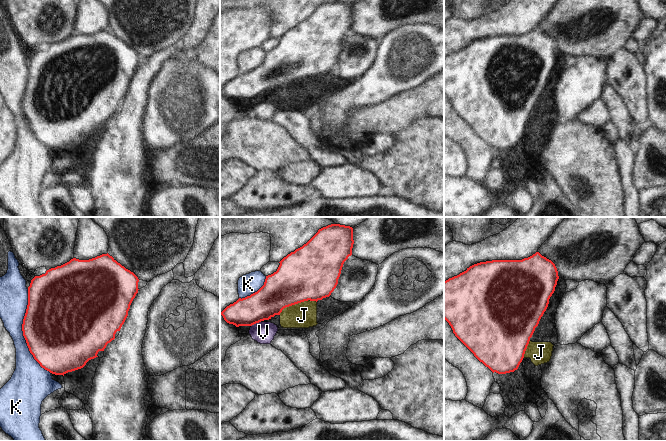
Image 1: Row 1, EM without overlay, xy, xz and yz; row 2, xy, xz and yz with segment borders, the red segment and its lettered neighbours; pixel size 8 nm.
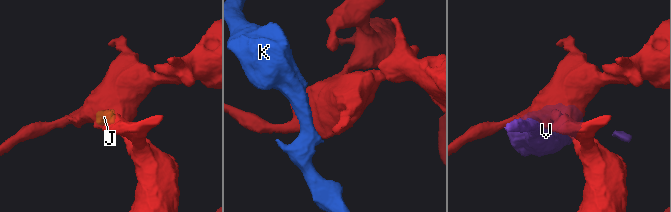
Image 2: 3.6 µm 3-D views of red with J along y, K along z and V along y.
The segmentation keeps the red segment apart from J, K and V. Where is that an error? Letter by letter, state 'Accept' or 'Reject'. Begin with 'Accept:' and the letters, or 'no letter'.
Accept: J
J: Accept
K: Reject
V: Reject

